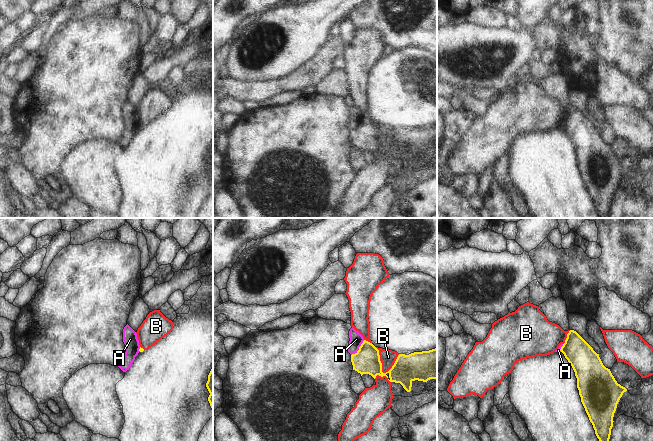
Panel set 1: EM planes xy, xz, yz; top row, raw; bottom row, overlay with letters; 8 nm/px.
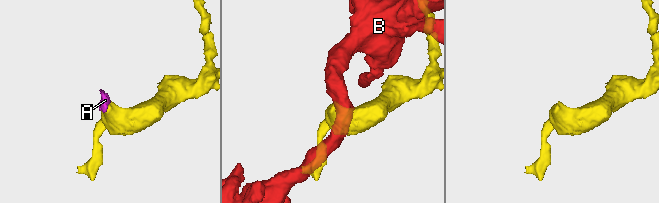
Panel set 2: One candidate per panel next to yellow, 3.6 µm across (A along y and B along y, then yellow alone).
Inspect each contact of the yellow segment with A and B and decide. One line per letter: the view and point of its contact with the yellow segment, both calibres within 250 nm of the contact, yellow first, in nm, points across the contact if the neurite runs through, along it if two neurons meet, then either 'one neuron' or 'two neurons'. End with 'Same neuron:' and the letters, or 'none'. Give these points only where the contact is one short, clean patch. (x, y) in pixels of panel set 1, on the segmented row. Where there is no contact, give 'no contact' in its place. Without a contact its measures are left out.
A: meets yellow in xz at (359, 348); 200 nm thick on the yellow side, 110 nm on the other; border along xz (364, 340), (351, 355); two neurons
B: meets yellow in xz at (380, 361); 220 nm thick on the yellow side, 130 nm on the other; two neurons
Same neuron: none

